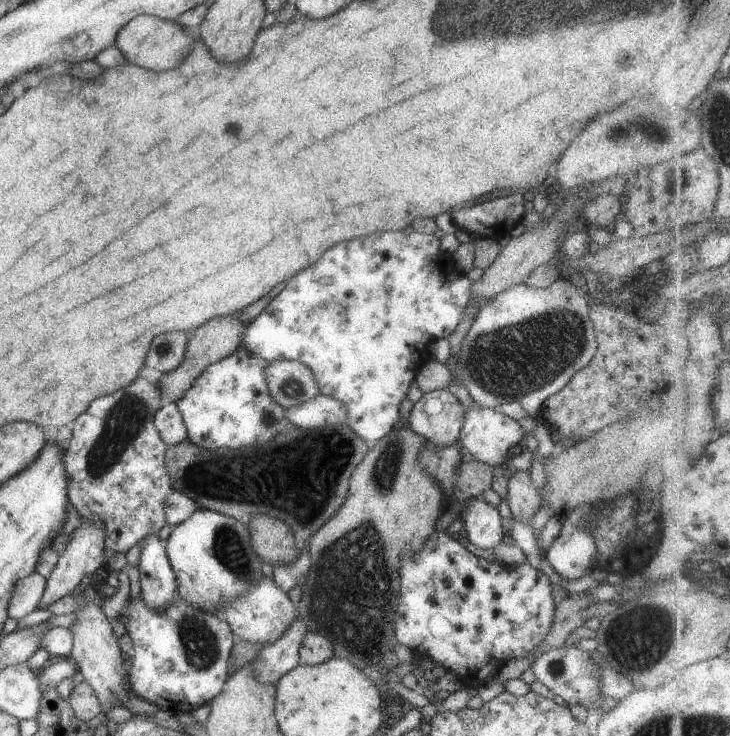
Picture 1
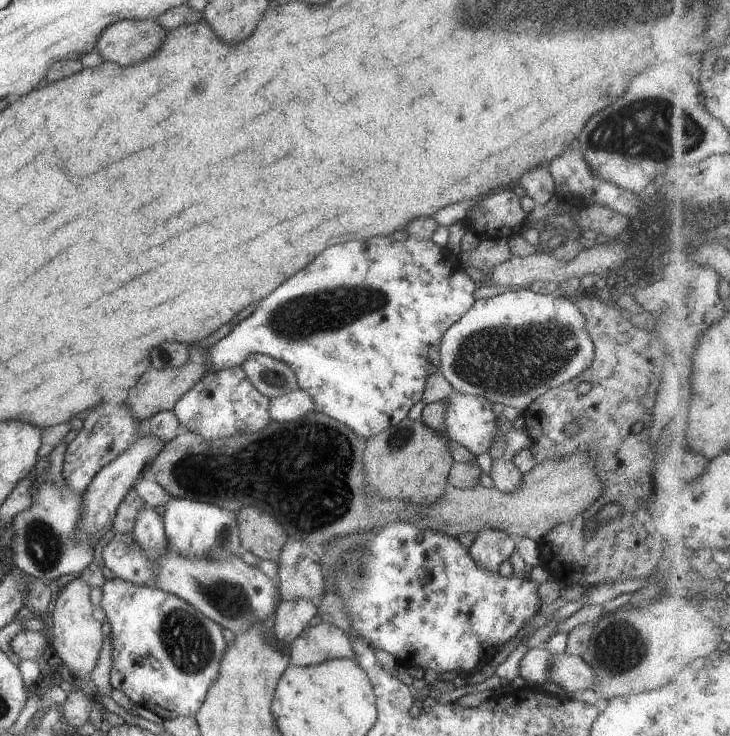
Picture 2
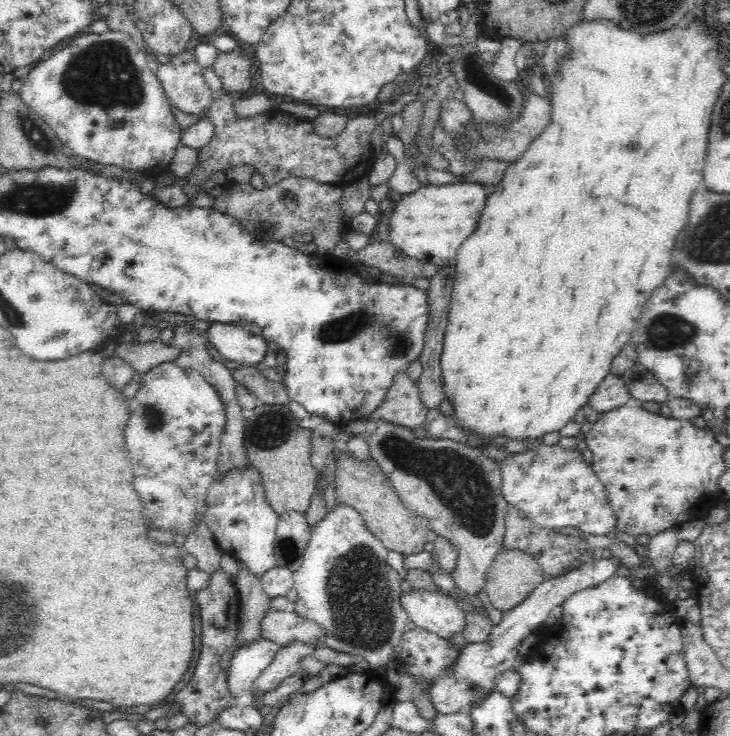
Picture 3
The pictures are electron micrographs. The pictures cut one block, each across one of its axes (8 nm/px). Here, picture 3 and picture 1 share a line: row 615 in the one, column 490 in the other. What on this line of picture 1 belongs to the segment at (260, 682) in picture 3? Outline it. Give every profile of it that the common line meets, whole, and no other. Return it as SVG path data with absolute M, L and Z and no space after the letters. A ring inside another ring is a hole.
M563 278L555 279L545 288L521 283L491 296L474 316L459 350L453 354L455 380L467 390L475 405L497 409L502 403L516 402L527 416L534 418L541 404L563 388L577 370L587 366L595 354L596 340L589 307L586 291Z

